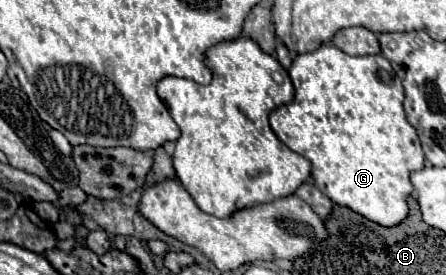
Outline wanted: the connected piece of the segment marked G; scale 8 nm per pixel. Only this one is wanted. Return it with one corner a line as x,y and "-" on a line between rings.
322,45
320,49
316,49
314,53
304,53
304,55
298,55
292,63
292,67
288,69
288,75
292,79
292,85
294,85
294,101
288,103
288,105
282,105
278,111
274,111
270,115
270,125
272,125
272,131
276,133
276,137
286,145
290,147
292,151
304,155
310,163
312,163
312,179
314,179
314,185
326,193
326,197
330,197
336,205
344,205
348,209
354,209
356,213
362,213
362,217
378,223
378,225
384,225
384,227
394,227
394,225
400,225
406,217
408,217
408,195
414,191
414,185
410,181
410,173
412,171
418,171
424,167
424,151
422,151
422,145
420,145
420,139
418,139
418,133
416,129
408,123
406,119
406,113
404,113
404,107
402,107
402,101
404,101
404,91
402,91
402,85
400,85
400,77
394,73
392,65
382,57
382,55
364,55
364,57
350,57
346,55
342,49
334,47
334,45

